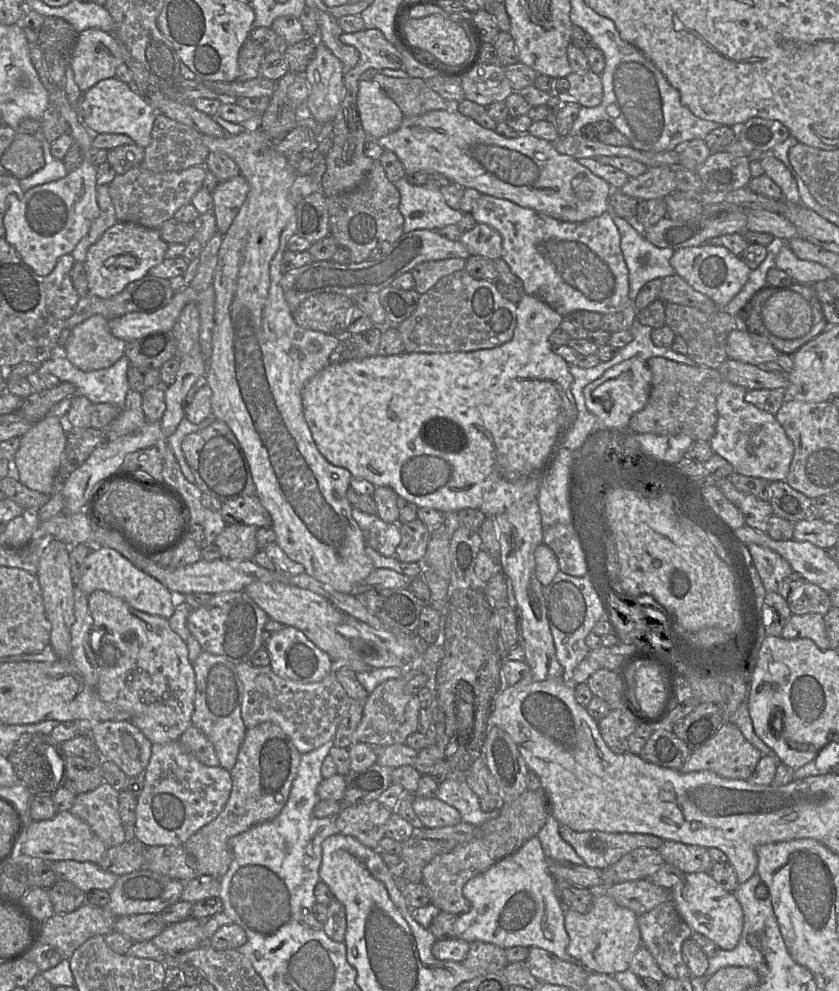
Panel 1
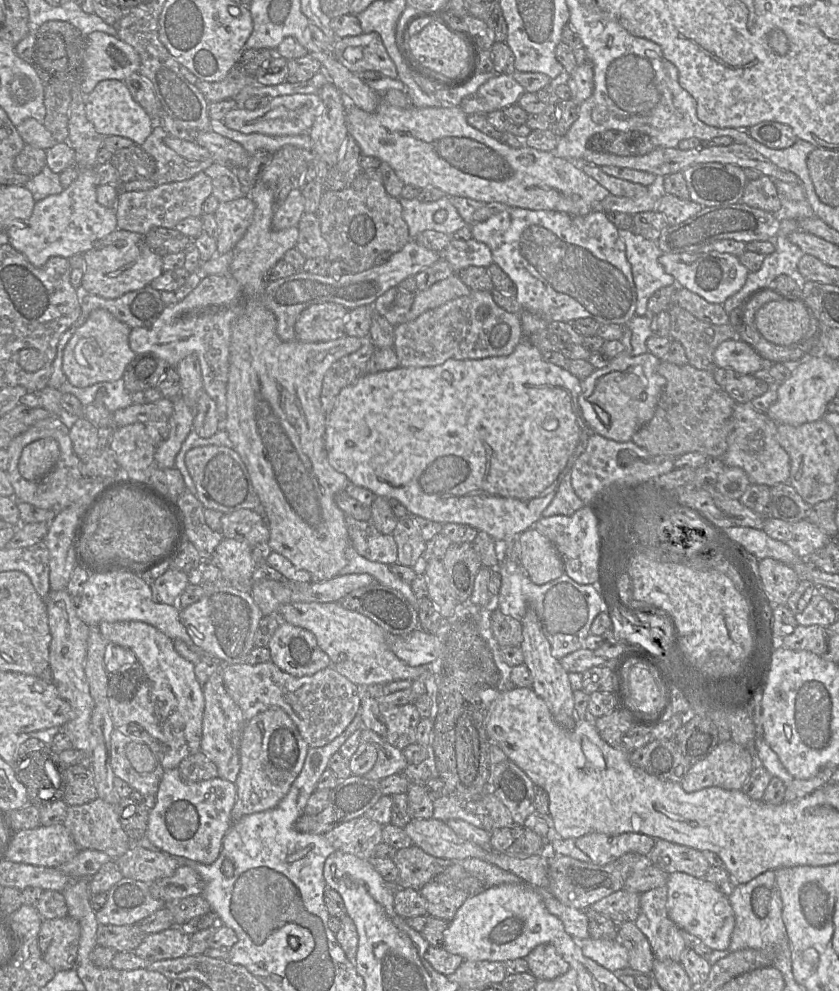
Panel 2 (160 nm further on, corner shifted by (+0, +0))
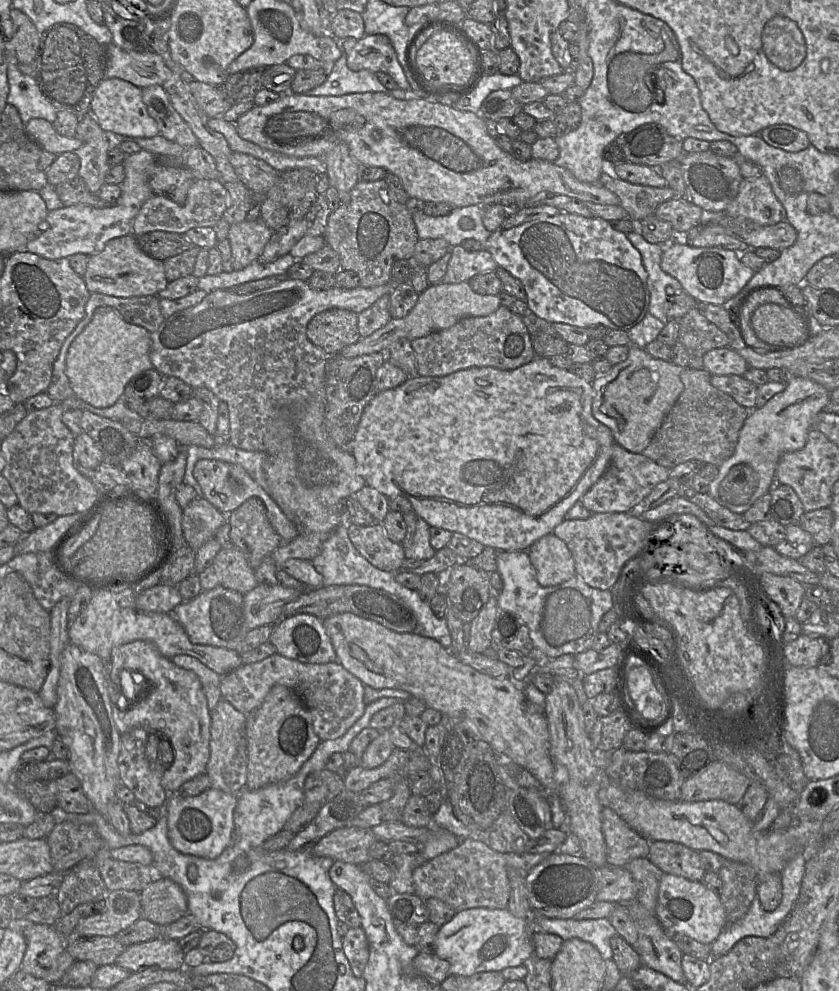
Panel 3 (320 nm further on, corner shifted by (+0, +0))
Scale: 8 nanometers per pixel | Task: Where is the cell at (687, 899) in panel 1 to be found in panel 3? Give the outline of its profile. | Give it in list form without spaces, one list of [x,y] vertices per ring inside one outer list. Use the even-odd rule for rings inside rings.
[[[663,873],[660,878],[655,916],[667,933],[684,934],[707,945],[718,938],[727,924],[719,894],[701,881],[690,881],[668,873]]]

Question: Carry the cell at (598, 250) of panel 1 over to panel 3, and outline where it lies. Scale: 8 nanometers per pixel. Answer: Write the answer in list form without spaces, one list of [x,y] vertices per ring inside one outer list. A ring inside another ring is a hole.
[[[559,212],[492,232],[484,250],[491,254],[499,268],[504,268],[521,282],[529,310],[549,323],[563,323],[580,328],[604,325],[612,330],[627,332],[648,312],[648,275],[641,254],[626,235],[614,230],[607,220]]]

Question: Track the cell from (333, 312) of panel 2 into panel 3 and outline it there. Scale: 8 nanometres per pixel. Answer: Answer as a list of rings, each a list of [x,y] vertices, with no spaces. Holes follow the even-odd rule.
[[[340,308],[320,312],[307,324],[306,336],[313,345],[330,356],[335,356],[361,338],[357,314]]]

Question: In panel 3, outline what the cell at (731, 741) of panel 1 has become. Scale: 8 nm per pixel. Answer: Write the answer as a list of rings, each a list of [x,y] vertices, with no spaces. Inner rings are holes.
[[[713,761],[705,769],[684,780],[681,798],[687,802],[723,800],[737,805],[751,781],[726,763]]]

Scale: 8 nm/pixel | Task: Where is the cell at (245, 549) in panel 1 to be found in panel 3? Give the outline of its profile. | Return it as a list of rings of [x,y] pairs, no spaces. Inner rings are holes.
[[[234,546],[223,548],[214,558],[212,567],[224,588],[245,595],[258,586],[255,570],[244,553]]]

